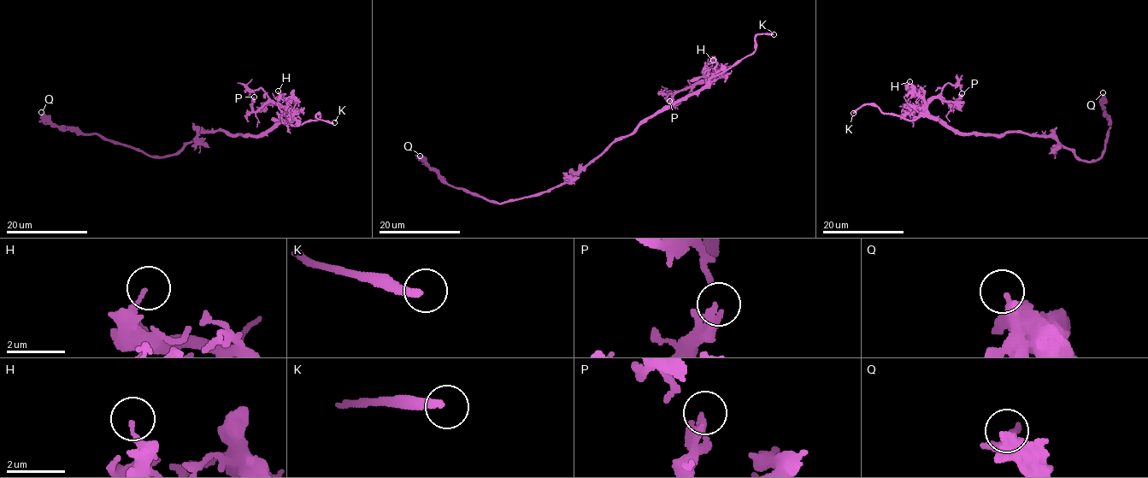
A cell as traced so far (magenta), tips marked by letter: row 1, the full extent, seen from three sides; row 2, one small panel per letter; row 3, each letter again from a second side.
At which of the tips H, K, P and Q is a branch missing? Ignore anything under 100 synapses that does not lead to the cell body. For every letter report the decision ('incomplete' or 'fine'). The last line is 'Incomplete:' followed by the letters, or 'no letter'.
H: fine
K: incomplete
P: fine
Q: fine
Incomplete: K

